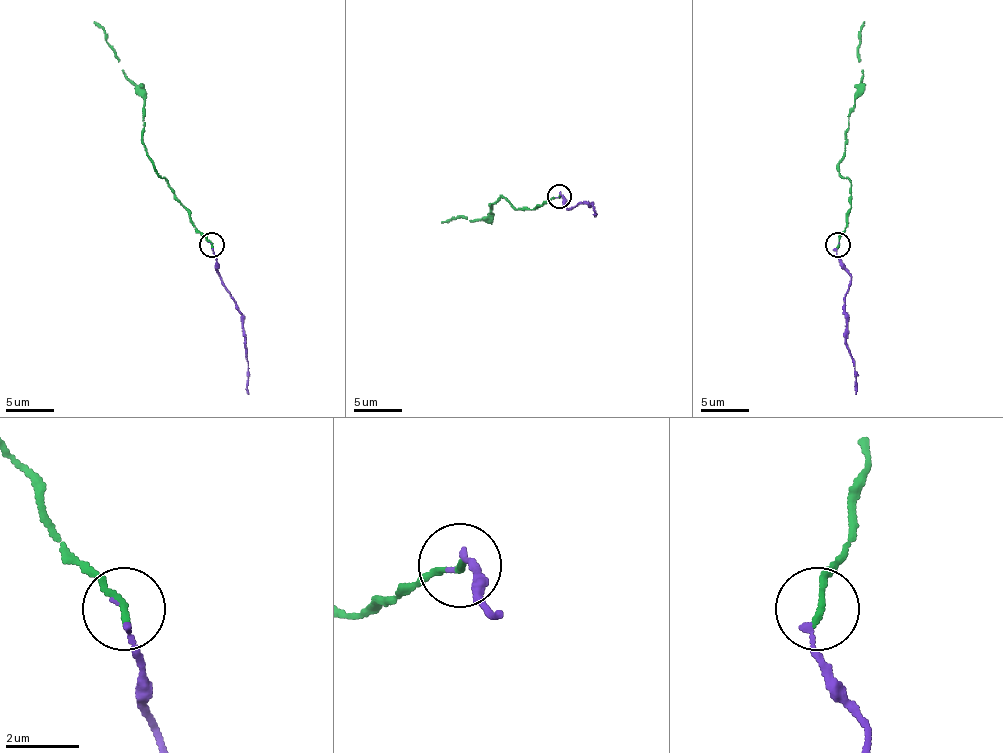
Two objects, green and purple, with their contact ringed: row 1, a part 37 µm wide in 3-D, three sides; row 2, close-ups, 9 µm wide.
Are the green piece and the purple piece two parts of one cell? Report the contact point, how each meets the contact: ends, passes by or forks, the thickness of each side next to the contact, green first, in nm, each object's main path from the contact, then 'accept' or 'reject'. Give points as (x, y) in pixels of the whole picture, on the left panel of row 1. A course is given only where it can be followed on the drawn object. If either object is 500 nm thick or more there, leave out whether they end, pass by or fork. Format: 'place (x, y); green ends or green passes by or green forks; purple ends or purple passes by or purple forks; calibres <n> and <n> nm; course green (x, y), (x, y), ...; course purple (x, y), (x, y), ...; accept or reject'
place (211, 244); green ends; purple ends; calibres 190 and 110 nm; course green (212, 245), (154, 168), (142, 141), (144, 95), (122, 73), (105, 32), (93, 22); course purple (210, 243), (215, 269), (222, 277), (222, 284), (241, 315), (248, 364), (248, 393); accept

